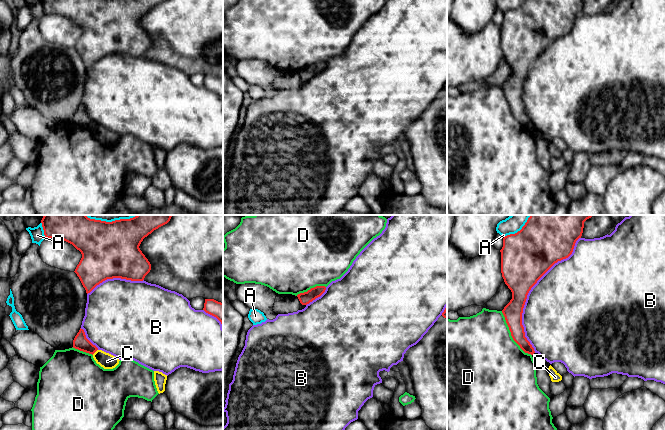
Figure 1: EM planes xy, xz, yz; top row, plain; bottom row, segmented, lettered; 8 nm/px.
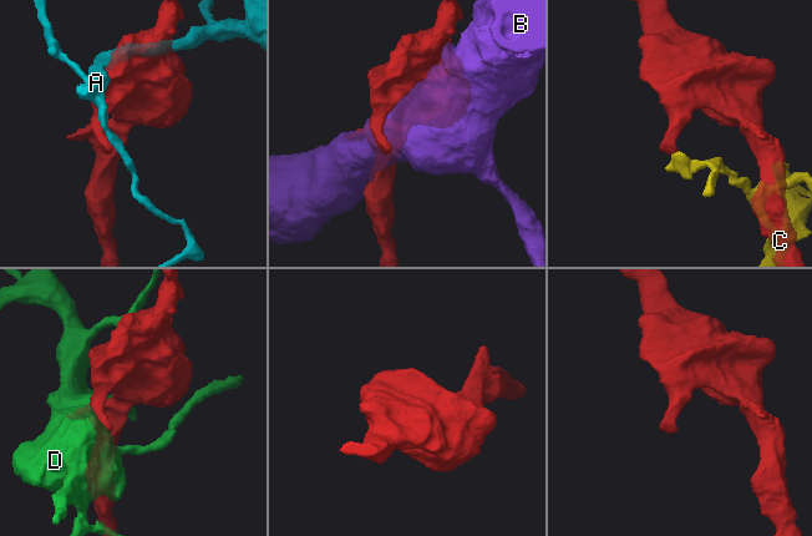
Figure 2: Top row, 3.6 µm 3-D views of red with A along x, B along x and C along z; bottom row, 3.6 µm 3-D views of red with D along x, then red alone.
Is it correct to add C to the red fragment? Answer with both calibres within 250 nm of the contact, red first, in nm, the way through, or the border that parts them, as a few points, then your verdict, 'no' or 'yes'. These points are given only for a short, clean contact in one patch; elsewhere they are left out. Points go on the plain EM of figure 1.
120 nm thick on the red side, 120 nm on the other; border along xy (97, 125), (92, 130); no

